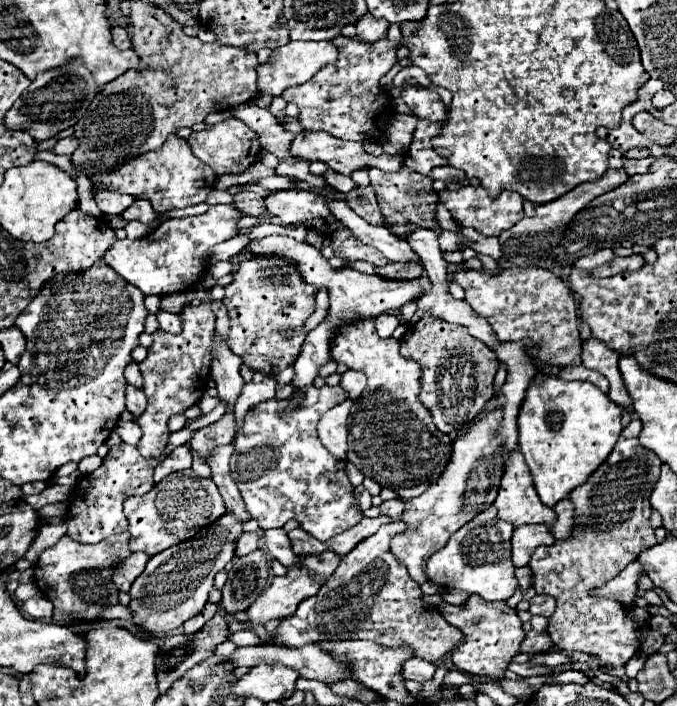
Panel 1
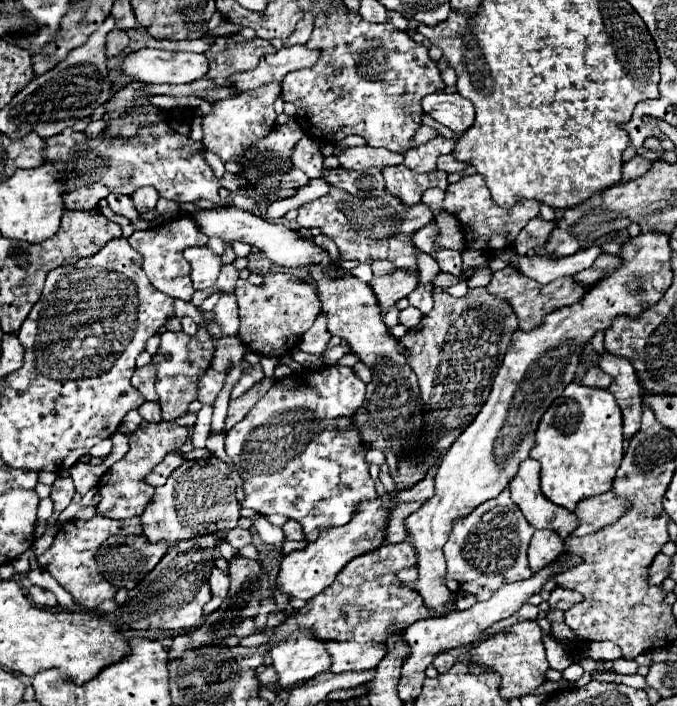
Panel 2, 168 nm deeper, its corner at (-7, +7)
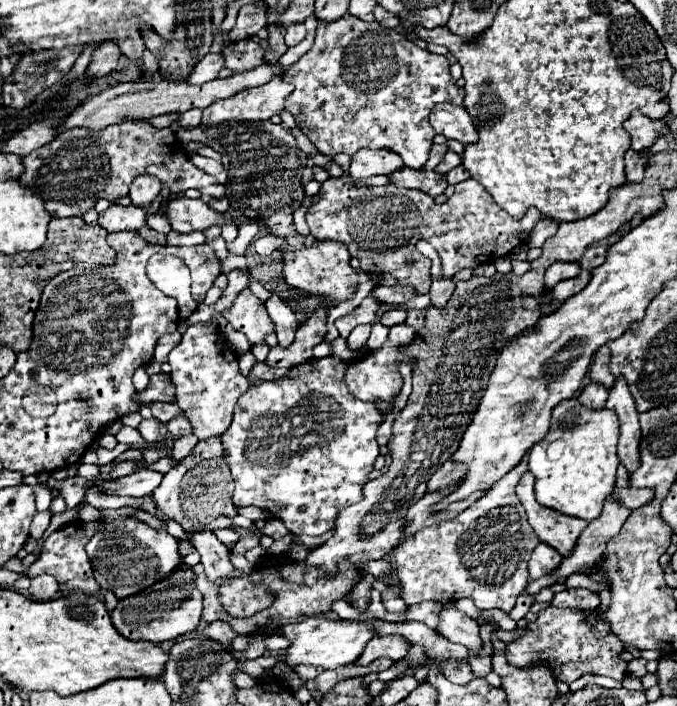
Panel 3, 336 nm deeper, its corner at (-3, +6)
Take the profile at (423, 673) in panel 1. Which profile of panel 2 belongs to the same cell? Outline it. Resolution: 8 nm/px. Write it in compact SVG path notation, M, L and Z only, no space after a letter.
M443 652L443 654L439 654L439 656L435 656L435 660L433 660L433 666L437 668L437 672L439 674L443 674L443 672L447 672L453 664L457 662L457 658L453 656L453 654L449 654L449 652Z

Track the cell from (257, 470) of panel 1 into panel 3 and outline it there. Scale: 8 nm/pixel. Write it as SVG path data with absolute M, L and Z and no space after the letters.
M337 357L309 359L303 365L289 369L275 381L251 385L235 407L233 423L223 433L223 459L227 461L233 481L235 505L253 505L263 509L271 519L279 519L293 535L323 535L333 529L335 517L343 507L363 499L363 485L379 457L377 427L383 415L373 403L355 399L345 385L349 361Z

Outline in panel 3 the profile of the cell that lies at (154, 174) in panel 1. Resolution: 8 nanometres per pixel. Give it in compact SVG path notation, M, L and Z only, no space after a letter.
M127 121L103 131L69 129L59 133L51 143L23 157L23 175L19 183L37 191L51 217L85 215L99 199L117 201L129 195L129 185L135 177L149 173L163 181L173 195L197 189L201 195L221 199L225 187L205 171L197 169L185 147L177 141L171 129L157 129L149 121Z

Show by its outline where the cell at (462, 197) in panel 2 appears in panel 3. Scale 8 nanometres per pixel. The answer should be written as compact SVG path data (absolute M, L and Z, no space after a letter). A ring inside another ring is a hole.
M331 177L329 181L325 181L325 187L321 189L321 201L307 211L307 223L311 227L313 237L341 241L351 251L353 251L353 247L357 247L357 259L365 273L375 273L375 275L389 273L397 279L399 285L413 287L417 291L417 295L423 295L429 291L429 261L417 261L421 255L415 249L419 239L429 241L437 249L437 253L441 257L441 273L445 279L451 279L457 271L461 271L465 267L475 269L483 263L509 255L517 245L527 241L531 229L535 227L535 223L539 219L541 219L541 213L535 207L529 209L527 215L519 221L509 217L509 213L503 213L503 209L499 209L499 205L495 205L495 201L491 201L491 195L483 189L483 185L479 185L473 179L457 183L455 193L449 197L449 201L443 205L437 205L433 201L433 197L429 197L427 193L413 191L413 189L403 189L397 185L361 187L361 185L347 183L341 177L337 177L337 179ZM409 261L415 267L407 267Z

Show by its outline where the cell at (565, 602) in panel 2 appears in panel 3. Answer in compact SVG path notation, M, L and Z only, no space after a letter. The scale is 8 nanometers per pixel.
M565 589L561 593L557 593L551 601L555 607L579 607L585 611L593 611L601 605L599 595L595 595L593 591L587 589Z

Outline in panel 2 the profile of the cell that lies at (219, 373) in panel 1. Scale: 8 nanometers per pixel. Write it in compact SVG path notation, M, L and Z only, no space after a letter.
M221 294L221 300L215 306L215 320L223 330L223 336L231 338L237 336L239 330L239 314L237 314L237 302L235 294Z

